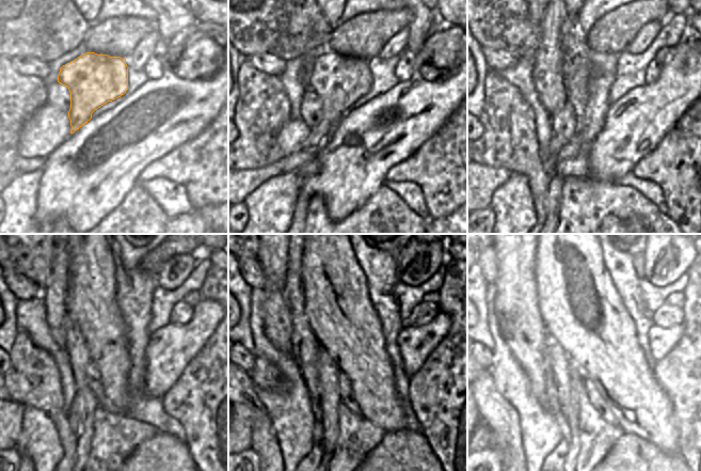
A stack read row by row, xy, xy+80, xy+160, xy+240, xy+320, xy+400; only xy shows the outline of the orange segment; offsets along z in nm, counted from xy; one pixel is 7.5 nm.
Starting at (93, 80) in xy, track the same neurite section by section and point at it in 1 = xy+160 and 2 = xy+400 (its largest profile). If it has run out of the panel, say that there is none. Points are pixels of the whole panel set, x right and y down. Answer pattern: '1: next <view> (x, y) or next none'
1: next xy+160 (576, 72)
2: next xy+400 (561, 450)

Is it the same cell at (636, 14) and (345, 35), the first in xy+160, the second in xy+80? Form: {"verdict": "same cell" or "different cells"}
{"verdict": "same cell"}

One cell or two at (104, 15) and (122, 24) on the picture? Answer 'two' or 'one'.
two

